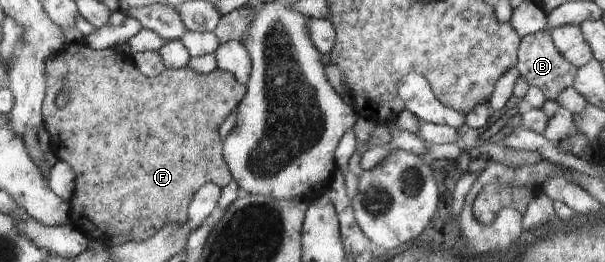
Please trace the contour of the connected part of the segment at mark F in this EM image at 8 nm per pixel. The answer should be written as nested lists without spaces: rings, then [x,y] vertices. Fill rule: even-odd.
[[[83,40],[70,45],[66,45],[61,51],[55,52],[51,59],[45,62],[46,94],[43,98],[42,116],[43,127],[50,137],[50,149],[53,154],[61,161],[68,163],[75,172],[75,191],[73,197],[68,201],[71,209],[69,209],[69,217],[71,222],[77,226],[92,244],[97,241],[103,241],[109,244],[110,240],[117,235],[123,235],[129,242],[141,242],[149,239],[167,223],[177,223],[177,225],[185,225],[188,223],[189,203],[193,201],[193,196],[206,183],[218,185],[220,188],[227,187],[228,183],[233,181],[233,177],[222,152],[222,140],[217,135],[217,129],[225,123],[225,119],[236,110],[239,102],[245,97],[247,88],[245,84],[237,82],[235,76],[231,72],[226,72],[216,68],[211,73],[200,74],[191,71],[189,67],[167,69],[161,75],[155,76],[153,79],[143,77],[143,73],[135,67],[130,56],[115,50],[113,47],[101,50],[94,50],[89,47]],[[67,93],[69,95],[69,103],[65,107],[55,107],[55,97]]]

